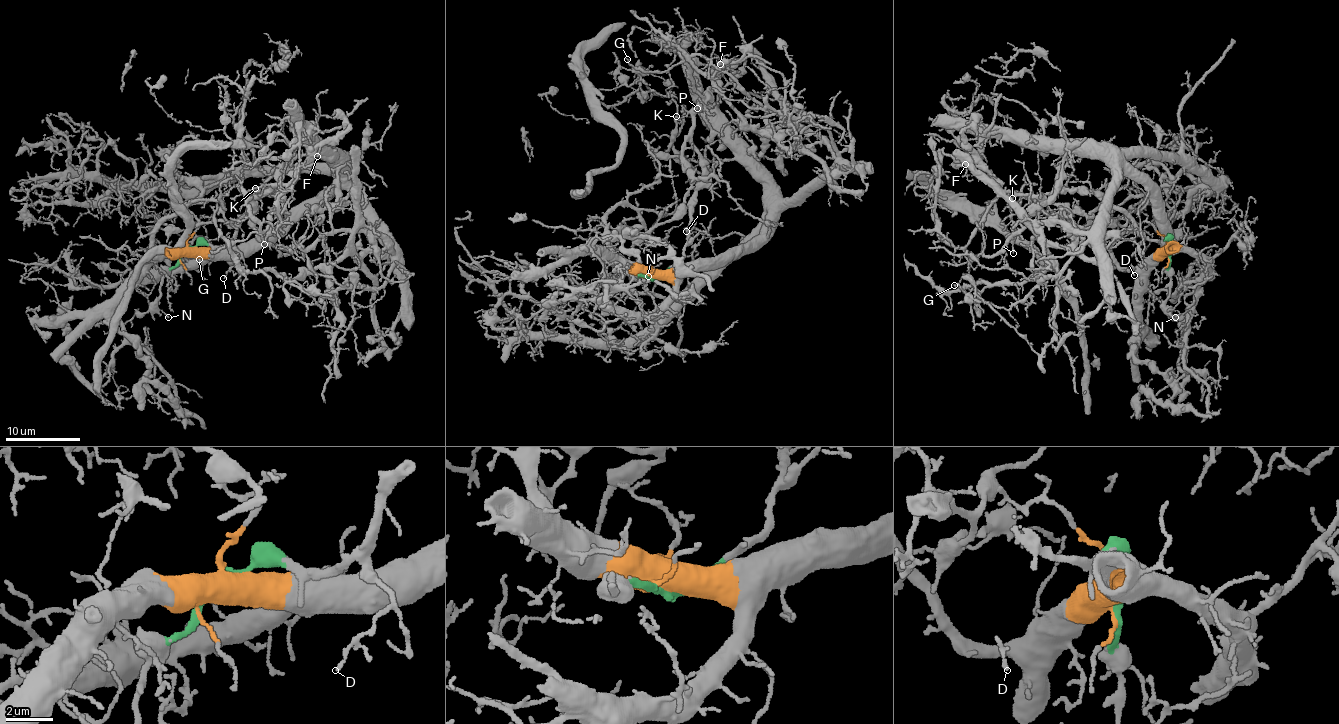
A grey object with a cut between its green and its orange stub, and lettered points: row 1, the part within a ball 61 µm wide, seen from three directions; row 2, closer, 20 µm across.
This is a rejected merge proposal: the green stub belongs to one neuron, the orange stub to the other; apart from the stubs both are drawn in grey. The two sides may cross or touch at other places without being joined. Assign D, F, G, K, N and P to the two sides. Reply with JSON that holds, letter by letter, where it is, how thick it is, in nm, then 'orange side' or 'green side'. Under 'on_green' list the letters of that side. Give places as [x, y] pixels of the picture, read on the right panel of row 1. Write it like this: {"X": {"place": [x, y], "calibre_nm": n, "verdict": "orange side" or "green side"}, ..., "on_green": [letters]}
{"D": {"place": [1134, 275], "calibre_nm": 140, "verdict": "green side"}, "F": {"place": [965, 164], "calibre_nm": 140, "verdict": "green side"}, "G": {"place": [954, 285], "calibre_nm": 140, "verdict": "green side"}, "K": {"place": [1012, 198], "calibre_nm": 130, "verdict": "green side"}, "N": {"place": [1175, 317], "calibre_nm": 130, "verdict": "green side"}, "P": {"place": [1013, 253], "calibre_nm": 140, "verdict": "green side"}, "on_green": ["D", "F", "G", "K", "N", "P"]}

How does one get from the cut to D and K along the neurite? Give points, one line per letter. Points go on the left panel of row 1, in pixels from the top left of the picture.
D: (186, 251), (200, 245), (230, 244), (242, 257), (223, 278)
K: (186, 251), (226, 242), (251, 204), (261, 194), (274, 189), (266, 194), (272, 185), (255, 188)

